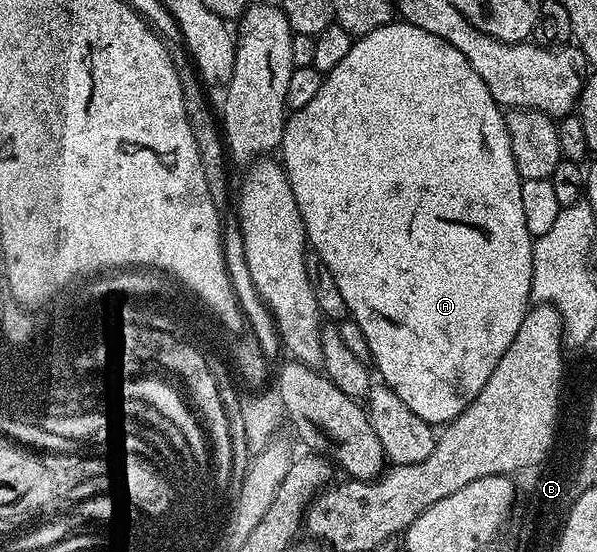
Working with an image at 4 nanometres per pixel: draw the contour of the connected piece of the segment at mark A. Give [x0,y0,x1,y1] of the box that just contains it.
[280,19,534,427]

